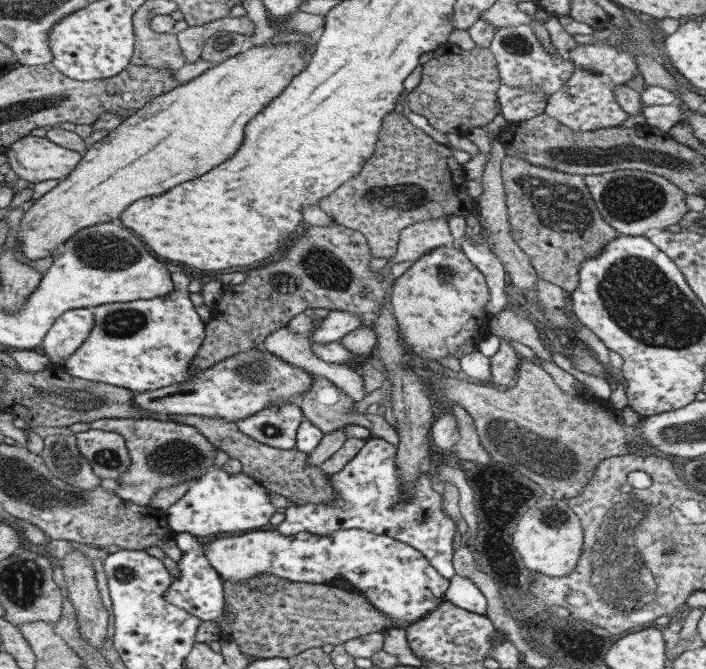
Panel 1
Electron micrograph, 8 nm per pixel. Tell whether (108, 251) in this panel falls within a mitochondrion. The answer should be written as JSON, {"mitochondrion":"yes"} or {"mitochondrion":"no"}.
{"mitochondrion":"yes"}

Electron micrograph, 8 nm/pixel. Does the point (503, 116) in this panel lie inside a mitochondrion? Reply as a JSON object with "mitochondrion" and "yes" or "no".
{"mitochondrion":"no"}

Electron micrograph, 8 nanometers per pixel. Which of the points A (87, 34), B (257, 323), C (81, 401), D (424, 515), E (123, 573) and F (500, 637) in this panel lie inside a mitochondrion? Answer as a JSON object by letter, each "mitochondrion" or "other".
{"A":"other","B":"other","C":"mitochondrion","D":"other","E":"mitochondrion","F":"other"}

